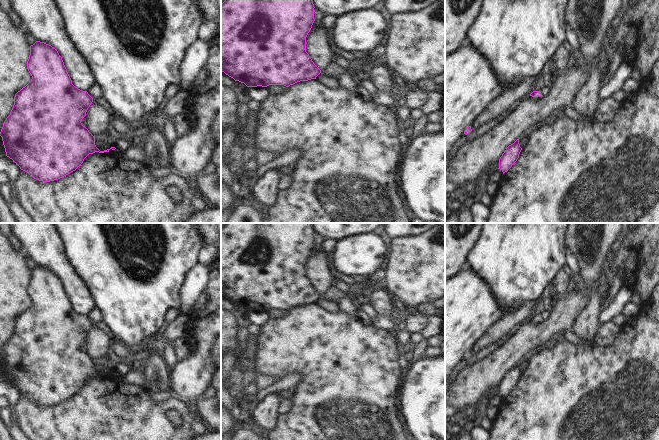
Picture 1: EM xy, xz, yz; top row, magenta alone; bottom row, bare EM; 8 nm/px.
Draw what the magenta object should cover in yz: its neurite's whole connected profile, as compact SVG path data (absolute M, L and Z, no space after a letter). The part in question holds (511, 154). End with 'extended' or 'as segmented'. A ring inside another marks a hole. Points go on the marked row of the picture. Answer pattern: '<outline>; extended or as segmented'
M517 139L513 144L509 145L502 156L499 159L499 168L503 174L507 172L512 165L517 161L519 158L519 154L522 148L519 144L519 139Z; as segmented

